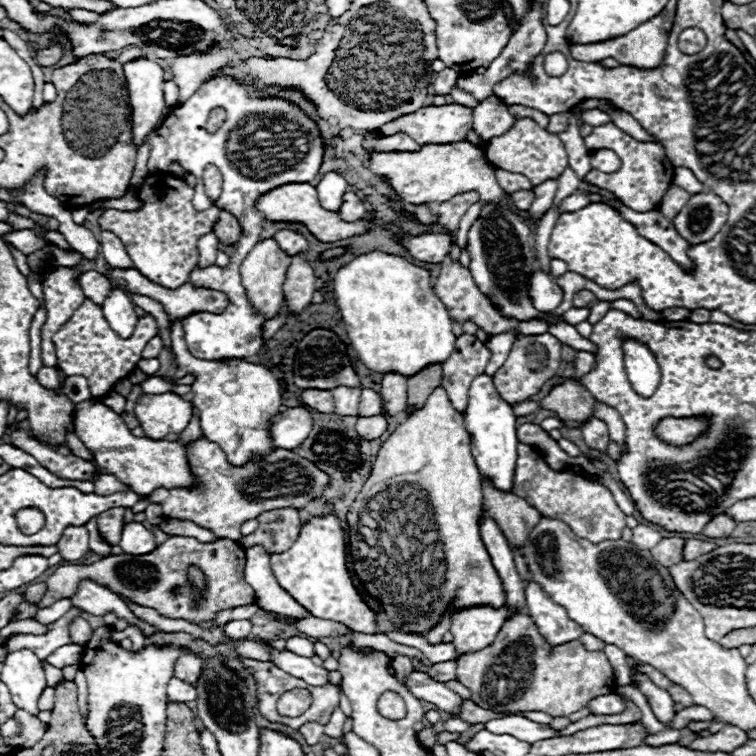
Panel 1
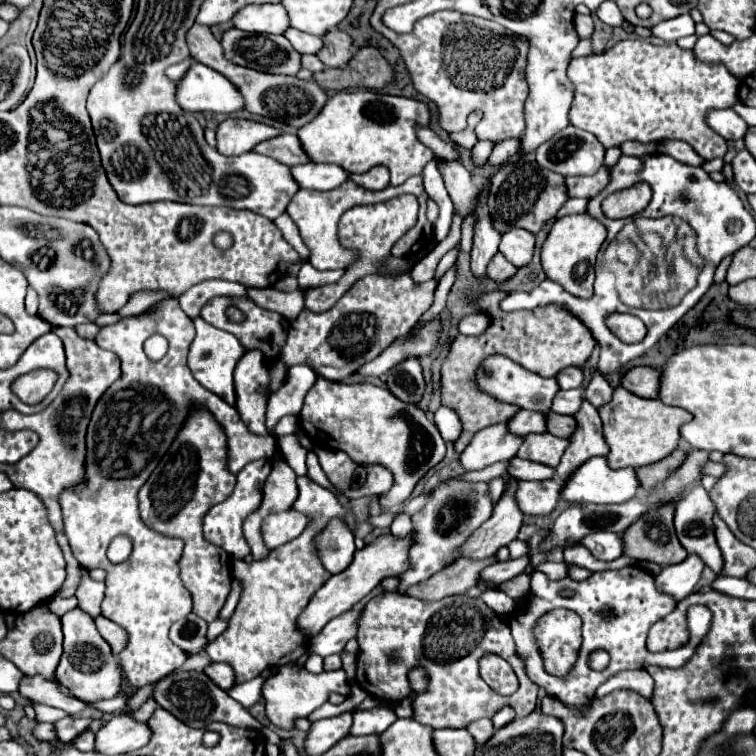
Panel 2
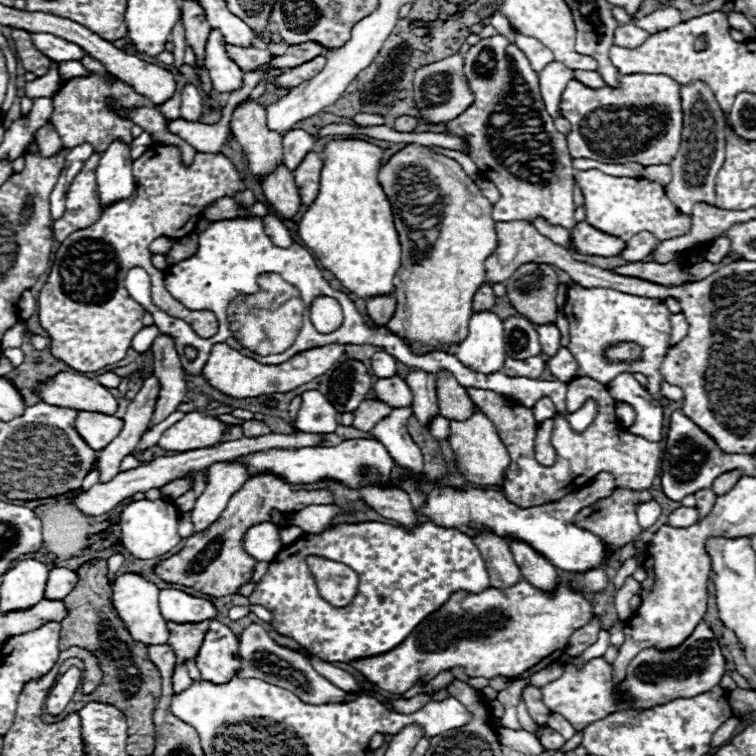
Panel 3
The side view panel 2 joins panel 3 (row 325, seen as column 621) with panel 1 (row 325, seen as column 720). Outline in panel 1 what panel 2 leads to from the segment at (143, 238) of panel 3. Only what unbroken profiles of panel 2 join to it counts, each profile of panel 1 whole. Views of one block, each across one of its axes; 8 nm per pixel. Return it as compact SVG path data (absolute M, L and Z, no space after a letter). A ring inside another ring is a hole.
M86 298L82 308L78 308L78 312L74 312L74 316L64 324L64 328L54 334L54 346L58 348L56 352L58 368L62 368L66 376L84 376L88 380L92 396L102 398L136 368L144 346L156 334L158 334L156 320L138 320L134 336L130 336L128 340L118 338L116 332L110 326L106 326L102 308Z

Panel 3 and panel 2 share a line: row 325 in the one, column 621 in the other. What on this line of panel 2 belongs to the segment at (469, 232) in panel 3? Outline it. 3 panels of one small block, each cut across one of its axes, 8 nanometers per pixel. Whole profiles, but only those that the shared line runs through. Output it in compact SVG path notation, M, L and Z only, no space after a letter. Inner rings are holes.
M612 386L612 402L598 408L602 418L604 440L608 440L608 466L612 468L640 468L654 464L672 454L680 440L680 426L692 420L692 414L684 408L666 406L660 400L646 400L626 392L622 386Z

